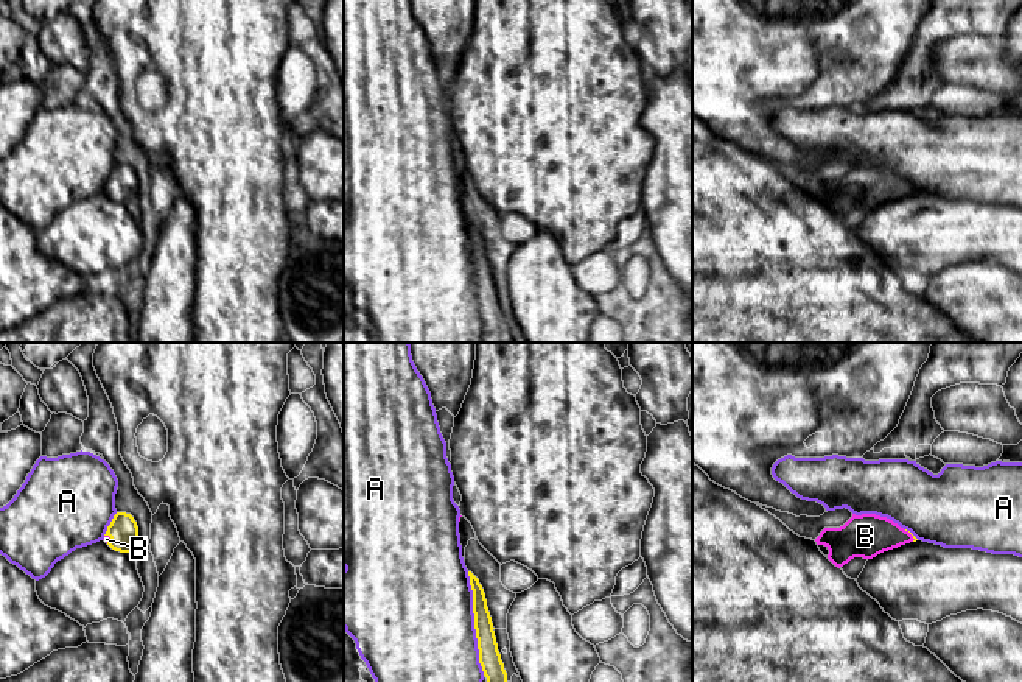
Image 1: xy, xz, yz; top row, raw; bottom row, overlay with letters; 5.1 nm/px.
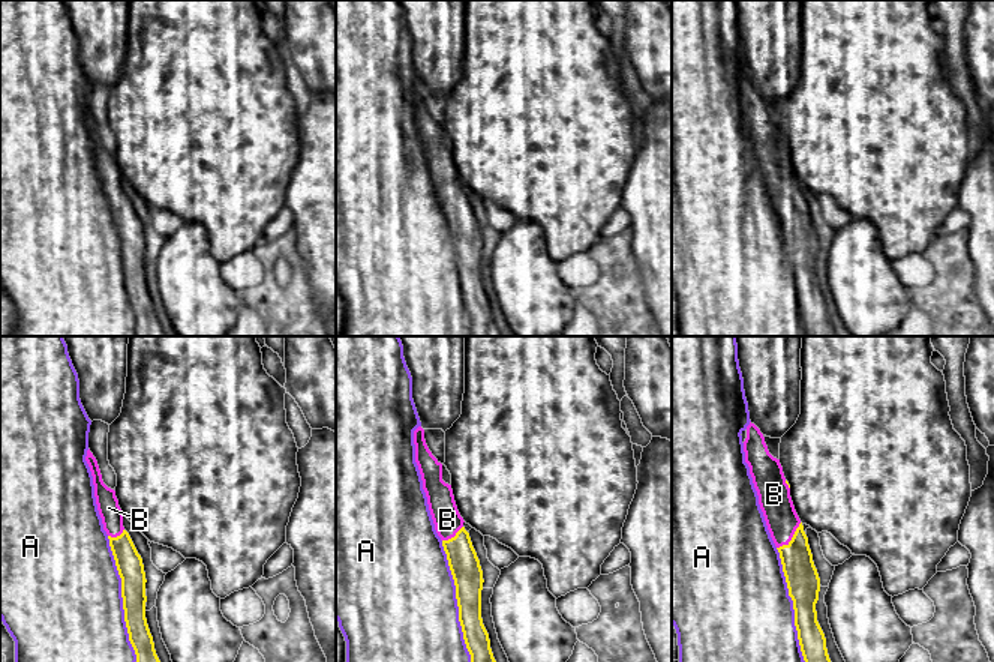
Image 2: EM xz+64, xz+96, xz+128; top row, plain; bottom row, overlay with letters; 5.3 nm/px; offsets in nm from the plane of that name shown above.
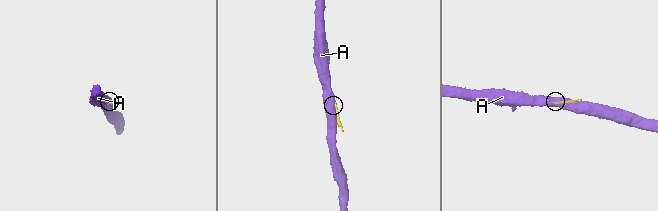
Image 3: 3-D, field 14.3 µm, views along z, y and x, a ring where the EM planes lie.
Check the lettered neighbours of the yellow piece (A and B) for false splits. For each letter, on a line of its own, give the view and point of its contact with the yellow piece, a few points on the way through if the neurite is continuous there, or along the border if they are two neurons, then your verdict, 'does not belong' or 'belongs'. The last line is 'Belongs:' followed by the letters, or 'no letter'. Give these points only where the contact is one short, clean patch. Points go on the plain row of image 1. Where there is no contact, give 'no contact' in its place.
A: contact xz (475, 274); does not belong
B: contact xy (109, 187); way xy (123, 182), (118, 187), (109, 187), (106, 190); belongs
Belongs: B

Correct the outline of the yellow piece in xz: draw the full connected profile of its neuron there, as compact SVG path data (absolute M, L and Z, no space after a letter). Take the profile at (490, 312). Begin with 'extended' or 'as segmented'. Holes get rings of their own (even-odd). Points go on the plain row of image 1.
as segmented | M468 223L470 237L473 241L473 265L474 265L474 280L479 301L479 315L482 318L484 327L487 329L487 336L484 343L512 343L507 335L507 324L498 302L498 294L495 288L495 279L487 258L487 251L479 230Z

